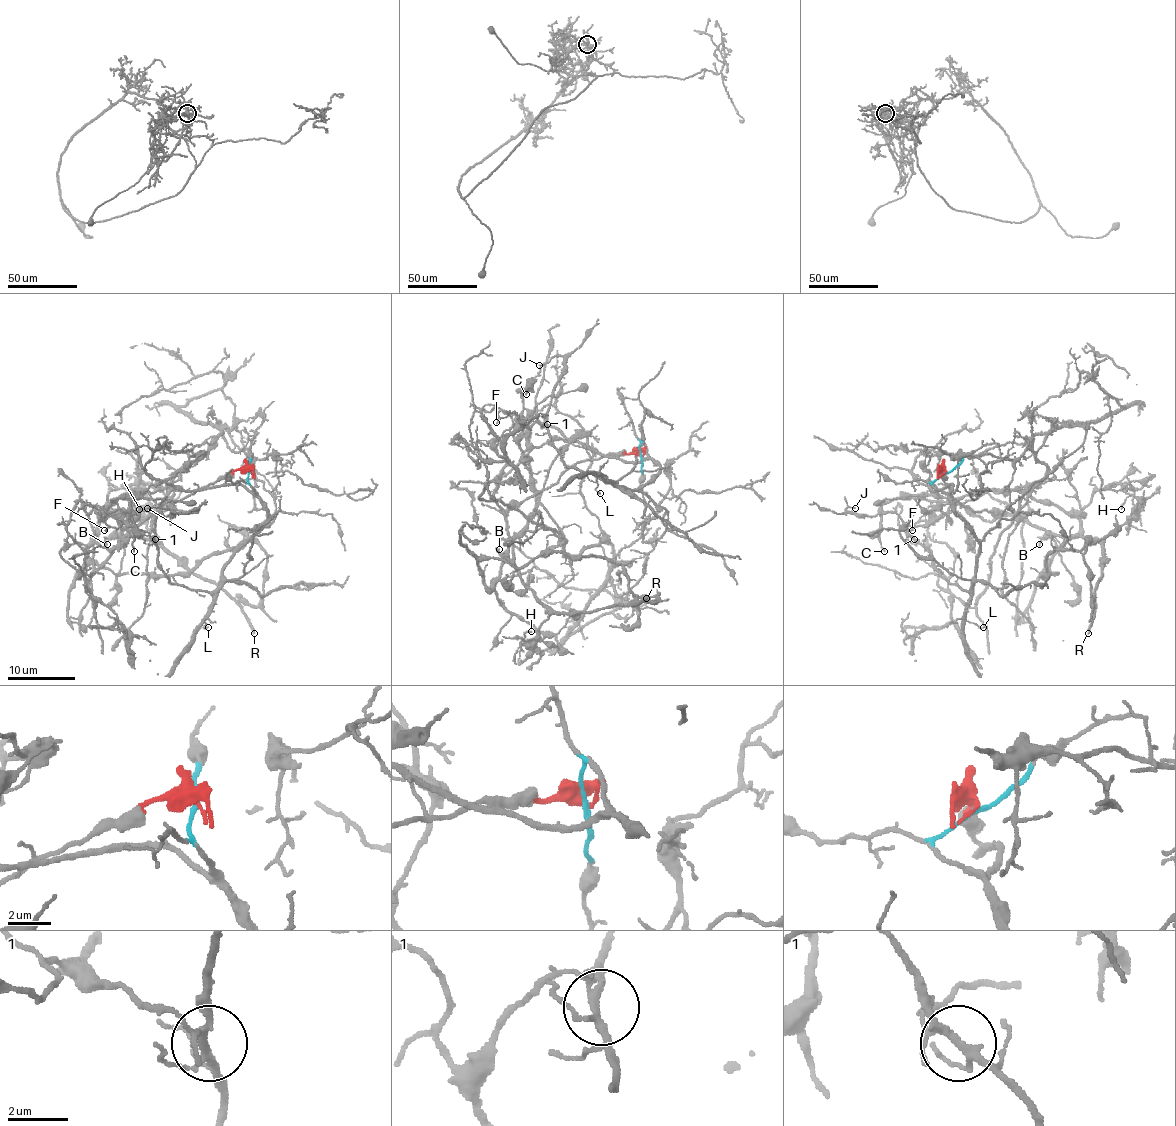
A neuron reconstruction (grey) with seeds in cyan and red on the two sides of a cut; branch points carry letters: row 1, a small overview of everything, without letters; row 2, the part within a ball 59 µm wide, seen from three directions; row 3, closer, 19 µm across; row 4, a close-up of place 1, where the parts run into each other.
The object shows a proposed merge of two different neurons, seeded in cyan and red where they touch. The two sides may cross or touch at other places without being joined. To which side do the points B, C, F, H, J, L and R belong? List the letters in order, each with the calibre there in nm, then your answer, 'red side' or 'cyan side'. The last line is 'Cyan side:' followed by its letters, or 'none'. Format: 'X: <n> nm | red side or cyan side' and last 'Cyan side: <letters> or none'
B: 180 nm | red side
C: 150 nm | red side
F: 120 nm | red side
H: 150 nm | red side
J: 130 nm | cyan side
L: 120 nm | cyan side
R: 260 nm | red side
Cyan side: J, L

